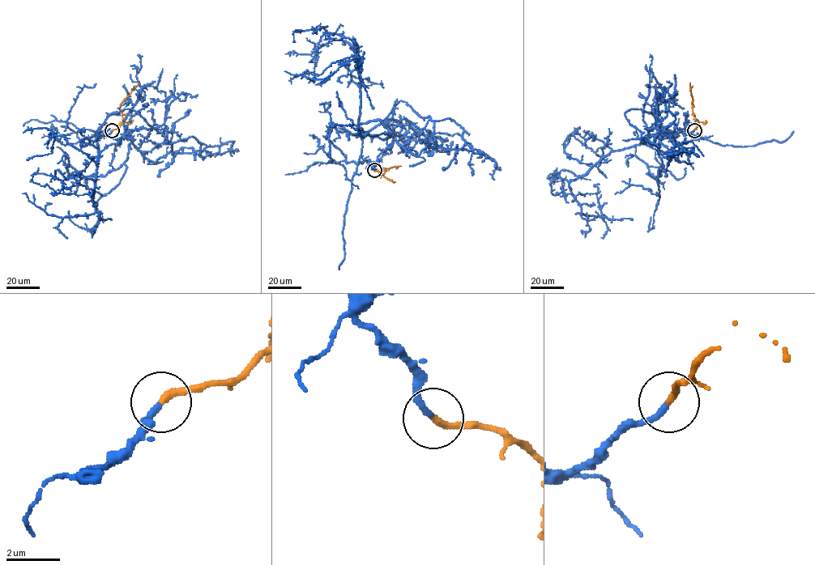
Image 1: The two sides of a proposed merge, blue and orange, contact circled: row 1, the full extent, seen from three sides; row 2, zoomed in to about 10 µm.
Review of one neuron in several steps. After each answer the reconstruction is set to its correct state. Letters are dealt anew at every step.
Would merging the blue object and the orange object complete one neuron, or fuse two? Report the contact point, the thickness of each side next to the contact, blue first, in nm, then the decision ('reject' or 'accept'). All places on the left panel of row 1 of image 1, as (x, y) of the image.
place (112, 130); calibres 240 and 260 nm; accept

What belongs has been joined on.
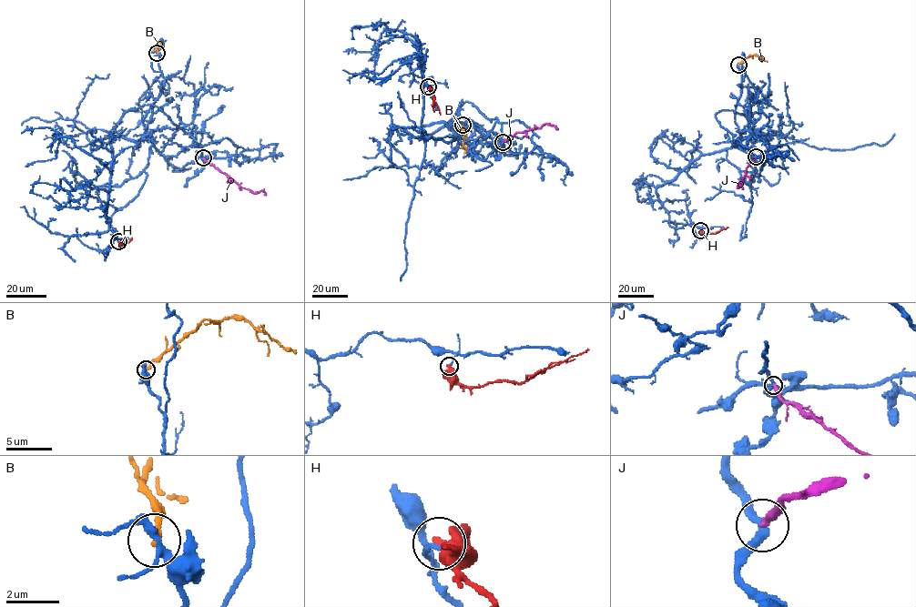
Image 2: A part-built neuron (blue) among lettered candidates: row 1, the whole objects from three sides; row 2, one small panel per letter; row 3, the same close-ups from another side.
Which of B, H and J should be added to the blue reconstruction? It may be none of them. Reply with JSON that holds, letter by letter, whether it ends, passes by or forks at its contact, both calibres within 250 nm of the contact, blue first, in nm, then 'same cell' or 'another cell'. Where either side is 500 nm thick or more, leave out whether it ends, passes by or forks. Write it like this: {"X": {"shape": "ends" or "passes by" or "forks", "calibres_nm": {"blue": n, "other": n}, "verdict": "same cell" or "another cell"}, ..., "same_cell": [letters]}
{"B": {"shape": "ends", "calibres_nm": {"blue": 240, "other": 220}, "verdict": "another cell"}, "H": {"shape": "ends", "calibres_nm": {"blue": 130, "other": 320}, "verdict": "another cell"}, "J": {"shape": "ends", "calibres_nm": {"blue": 280, "other": 260}, "verdict": "another cell"}, "same_cell": []}

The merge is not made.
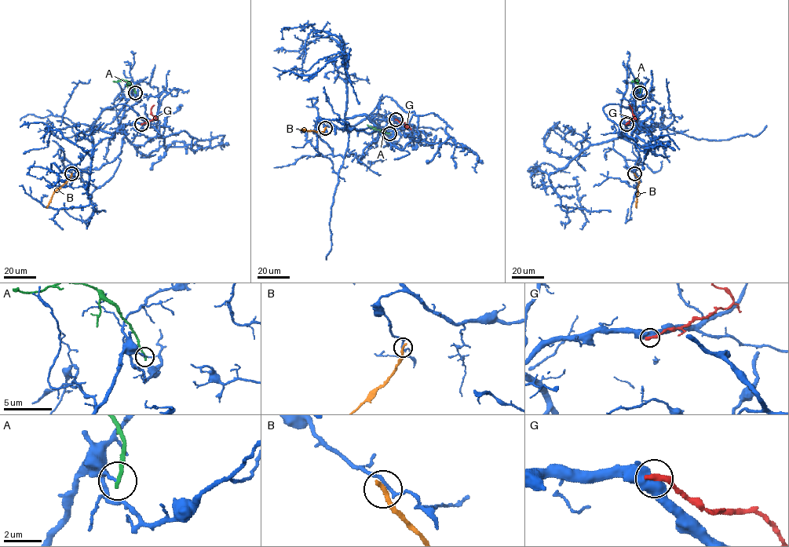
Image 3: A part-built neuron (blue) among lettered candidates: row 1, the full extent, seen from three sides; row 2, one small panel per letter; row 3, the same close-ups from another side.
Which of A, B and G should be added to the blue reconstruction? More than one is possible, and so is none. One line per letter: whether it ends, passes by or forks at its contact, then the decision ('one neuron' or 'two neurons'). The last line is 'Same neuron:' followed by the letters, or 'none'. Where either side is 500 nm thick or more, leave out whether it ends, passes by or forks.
A: it ends there; two neurons
B: it ends there; two neurons
G: two neurons
Same neuron: none

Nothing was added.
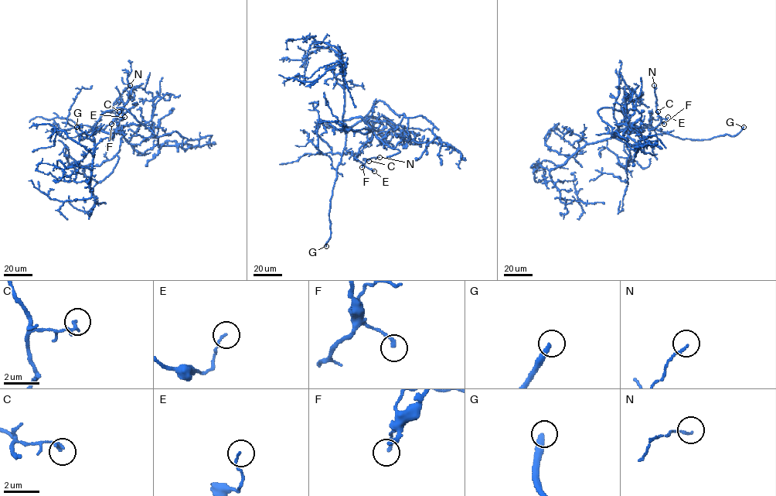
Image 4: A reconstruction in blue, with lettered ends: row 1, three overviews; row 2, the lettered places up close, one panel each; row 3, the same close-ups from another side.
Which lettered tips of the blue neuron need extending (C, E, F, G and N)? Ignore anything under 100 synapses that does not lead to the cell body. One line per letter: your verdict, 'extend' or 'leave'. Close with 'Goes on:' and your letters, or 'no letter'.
C: leave
E: leave
F: leave
G: extend
N: leave
Goes on: G

